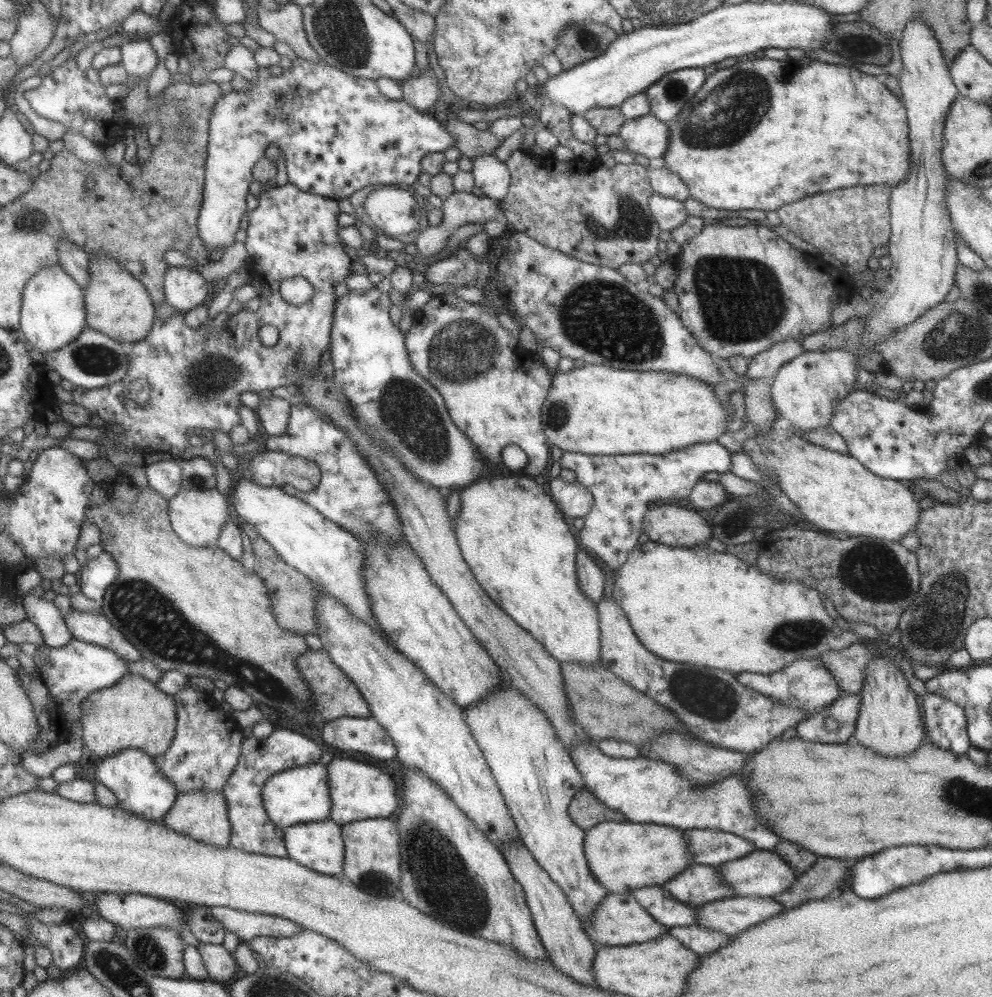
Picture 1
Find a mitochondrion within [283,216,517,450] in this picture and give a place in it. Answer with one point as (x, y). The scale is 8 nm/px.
(464, 353)

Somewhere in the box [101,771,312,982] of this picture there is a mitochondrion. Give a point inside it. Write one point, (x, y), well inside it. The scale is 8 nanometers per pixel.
(149, 951)

